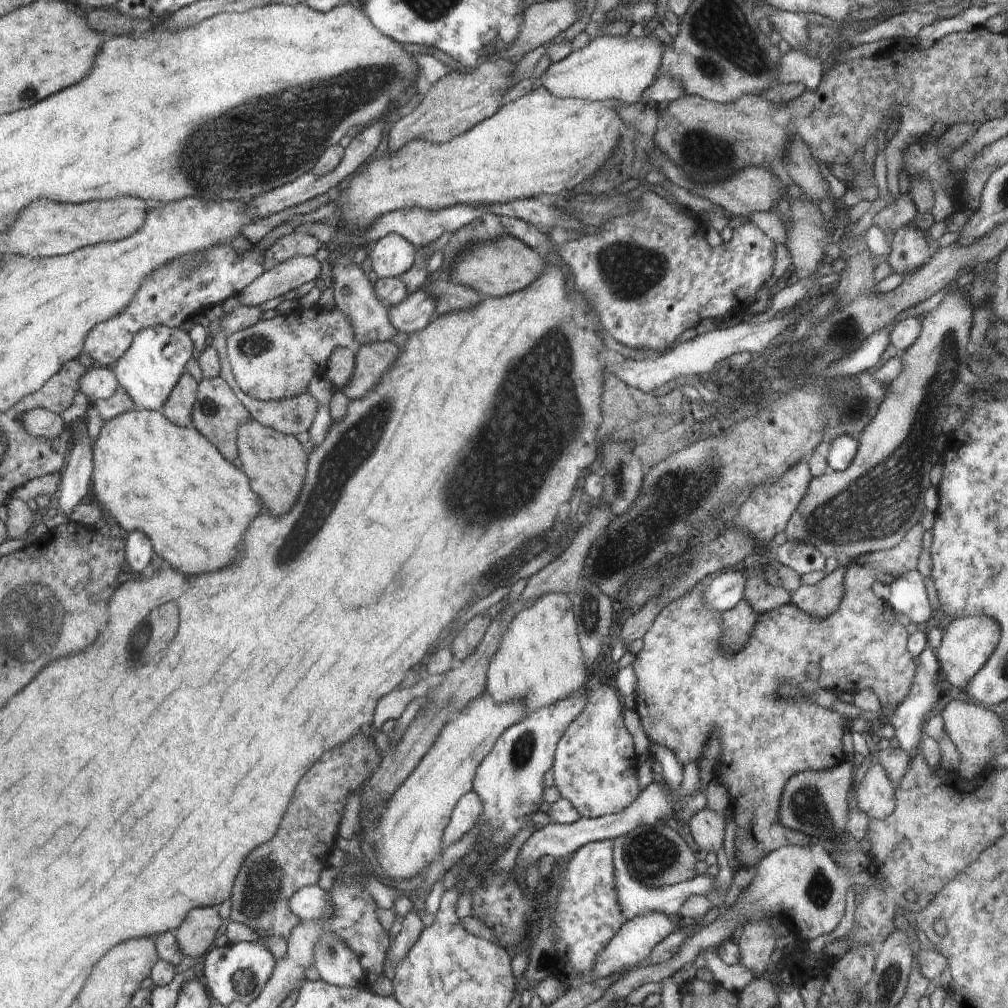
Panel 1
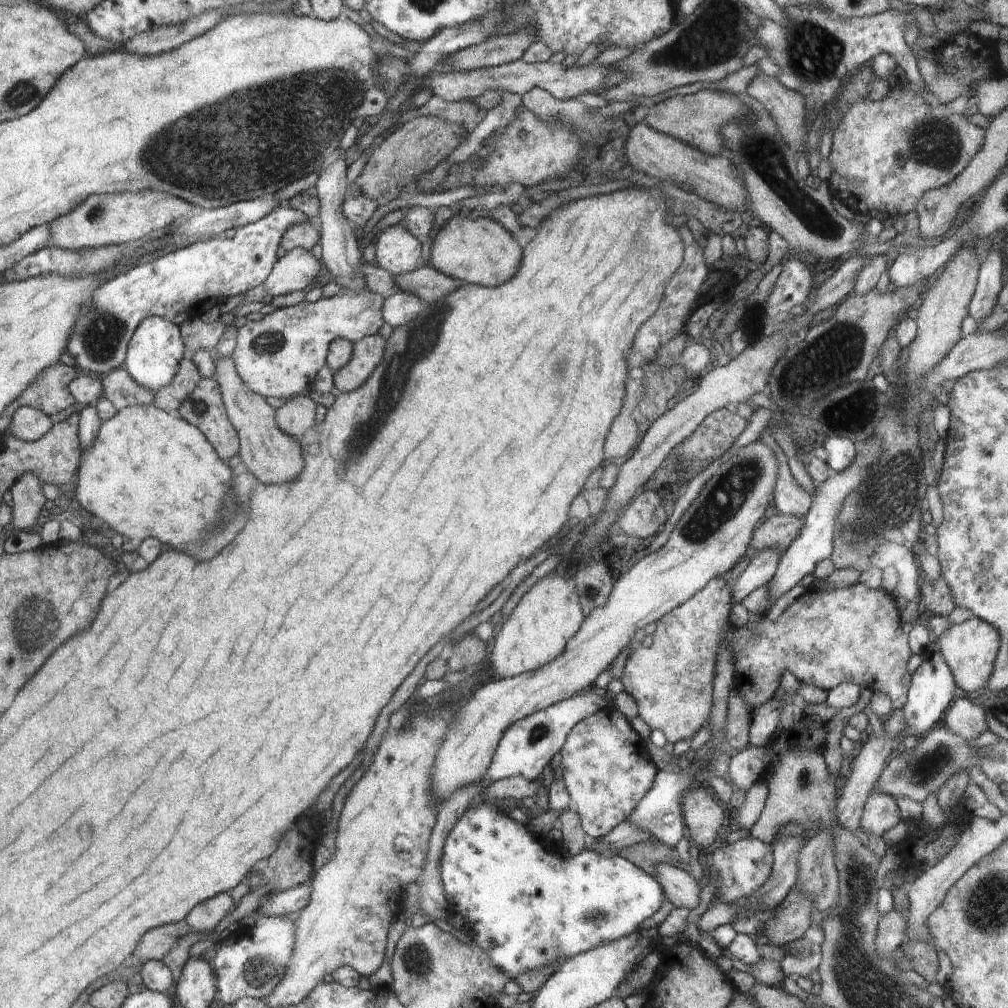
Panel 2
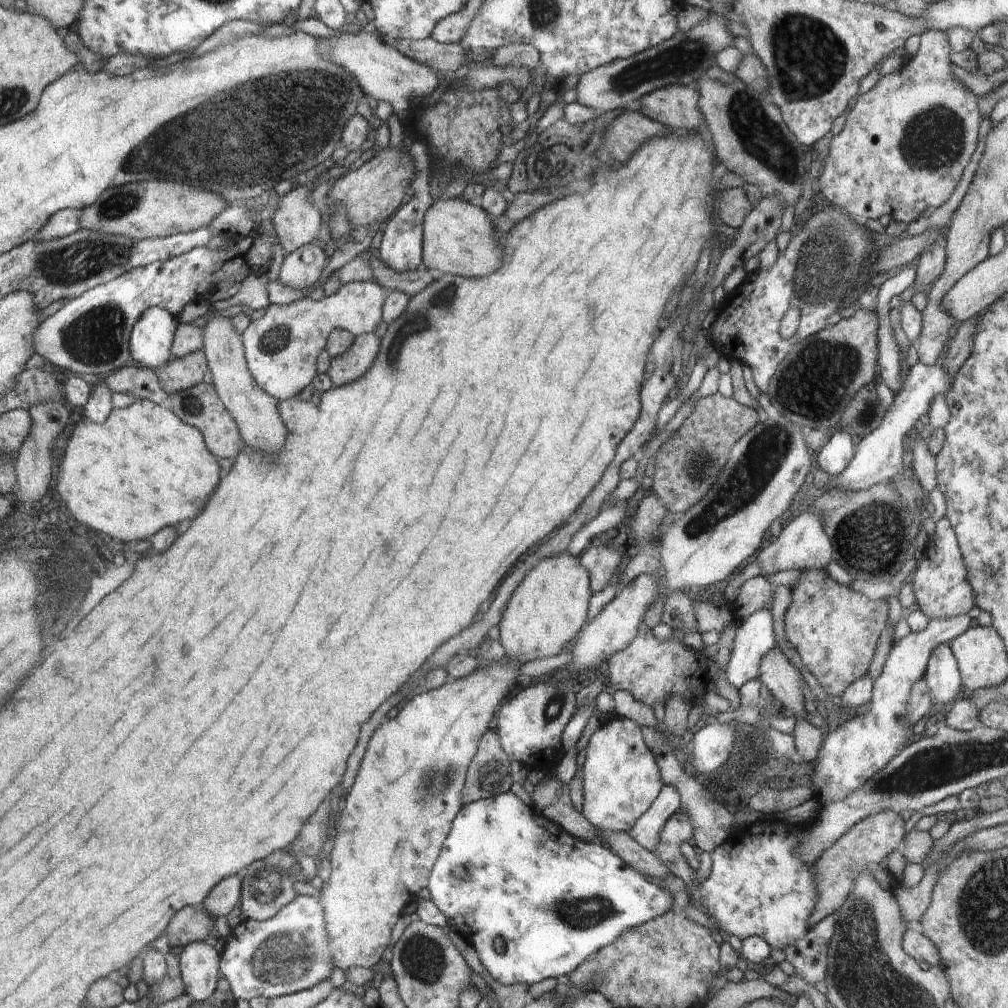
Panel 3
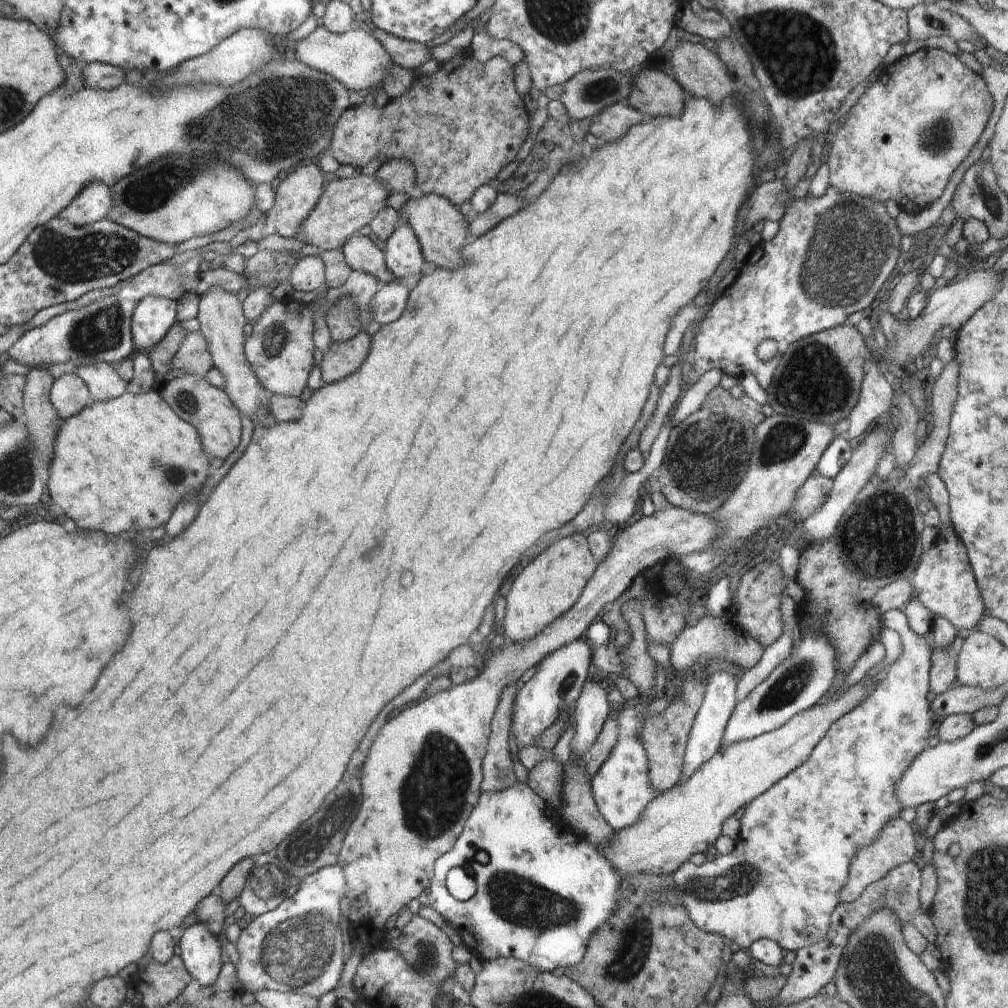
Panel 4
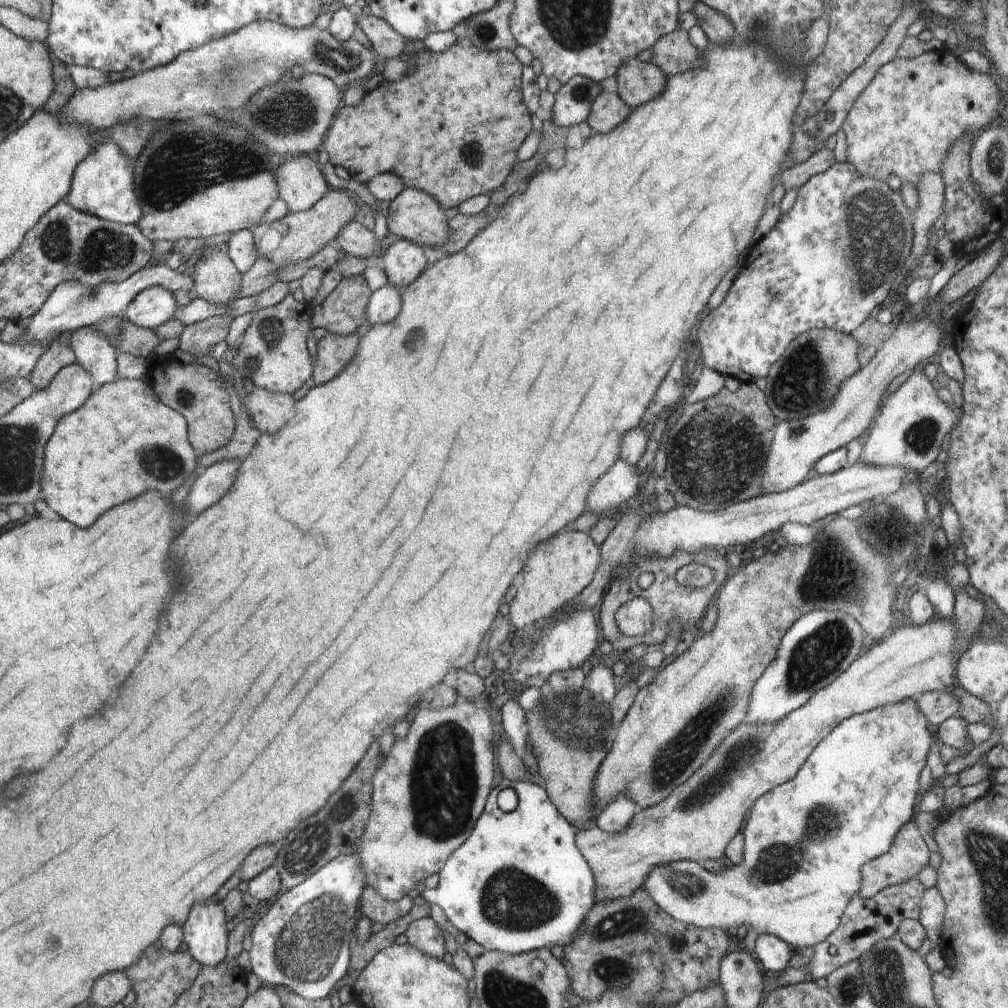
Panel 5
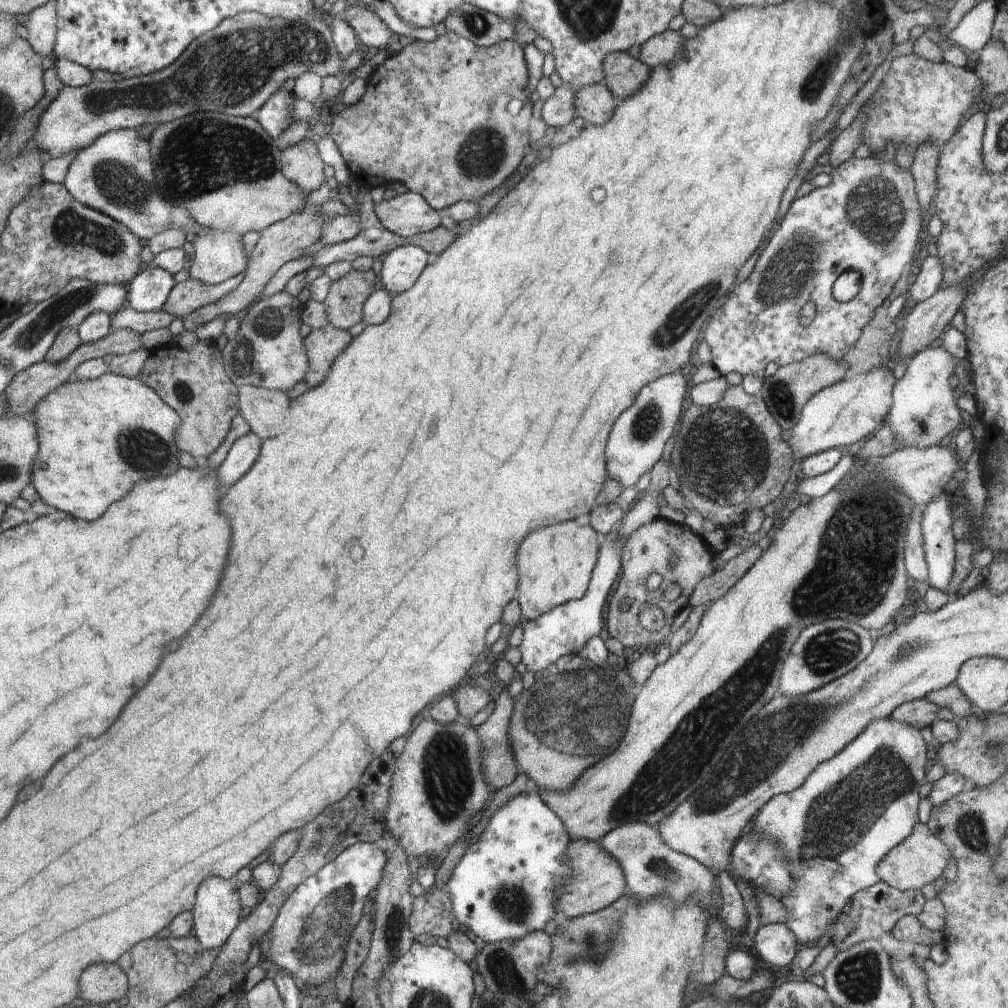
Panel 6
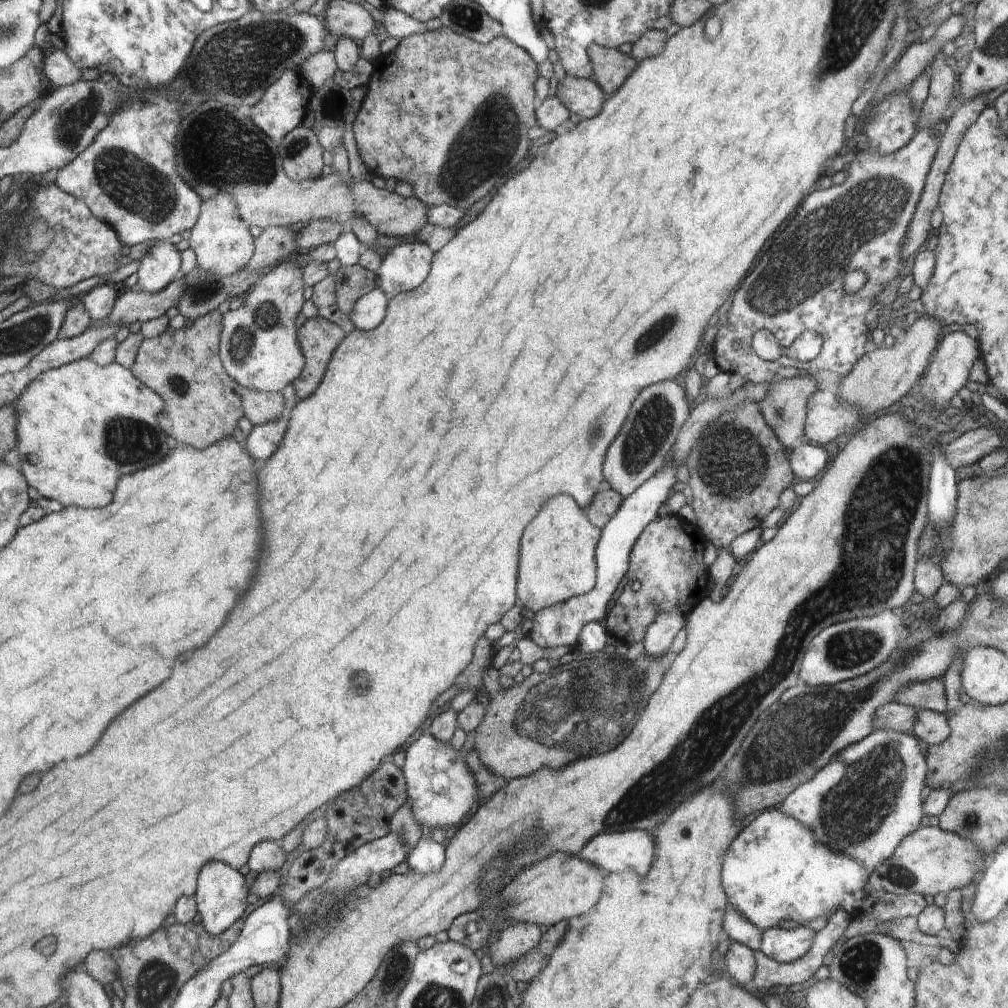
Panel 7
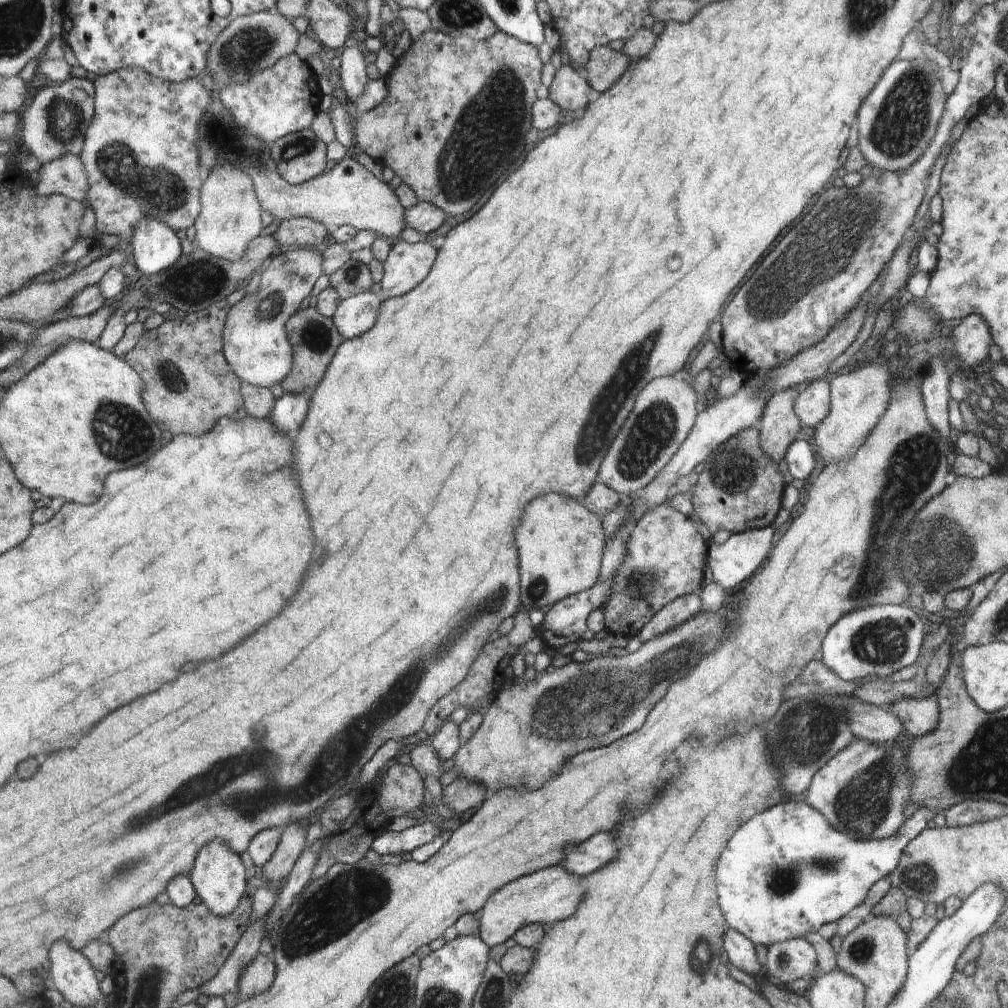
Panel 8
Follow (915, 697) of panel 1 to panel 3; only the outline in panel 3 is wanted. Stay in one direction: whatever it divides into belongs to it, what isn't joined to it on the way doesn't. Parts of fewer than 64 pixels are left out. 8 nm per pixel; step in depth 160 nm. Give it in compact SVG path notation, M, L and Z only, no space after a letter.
M949 644L934 647L923 678L929 686L933 707L961 697L963 690L957 660Z

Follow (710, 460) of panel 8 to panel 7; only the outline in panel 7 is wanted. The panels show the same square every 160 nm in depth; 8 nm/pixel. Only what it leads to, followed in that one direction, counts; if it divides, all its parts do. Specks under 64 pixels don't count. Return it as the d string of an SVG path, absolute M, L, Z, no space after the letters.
M745 403L741 407L722 413L706 427L691 450L685 460L690 472L687 484L692 489L692 506L698 516L698 525L703 526L708 540L716 548L724 548L731 553L729 548L734 540L752 528L760 526L766 514L778 506L780 494L792 484L794 474L788 464L786 450L782 448L782 443L765 421L761 407L756 403Z

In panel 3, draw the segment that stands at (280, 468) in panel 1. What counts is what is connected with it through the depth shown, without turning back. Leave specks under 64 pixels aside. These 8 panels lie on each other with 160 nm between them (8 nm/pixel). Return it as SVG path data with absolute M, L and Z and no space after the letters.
M215 314L207 320L206 325L203 324L202 349L209 359L210 372L212 372L214 386L217 386L217 393L237 422L247 446L269 455L279 453L285 446L285 440L289 434L288 427L280 415L278 400L255 381L245 357L242 334L237 331L230 316Z

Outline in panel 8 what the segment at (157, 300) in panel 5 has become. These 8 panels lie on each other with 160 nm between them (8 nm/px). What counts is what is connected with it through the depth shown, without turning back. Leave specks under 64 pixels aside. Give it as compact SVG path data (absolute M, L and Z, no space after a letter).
M144 217L137 230L132 233L129 243L131 261L136 264L139 275L148 276L150 280L158 273L164 272L180 258L180 240L174 234L174 229L162 222L162 219Z

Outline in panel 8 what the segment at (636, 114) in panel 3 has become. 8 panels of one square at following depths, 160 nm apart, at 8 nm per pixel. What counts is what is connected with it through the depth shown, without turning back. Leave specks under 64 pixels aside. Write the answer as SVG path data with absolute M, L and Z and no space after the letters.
M562 65L548 85L547 97L561 110L578 110L588 104L588 82L571 65Z

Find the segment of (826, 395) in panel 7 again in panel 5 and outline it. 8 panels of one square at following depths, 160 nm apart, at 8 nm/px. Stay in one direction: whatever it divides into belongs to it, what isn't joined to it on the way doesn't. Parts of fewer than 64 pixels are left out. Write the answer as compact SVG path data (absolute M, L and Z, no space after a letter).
M927 315L921 317L923 320L908 326L900 320L893 336L876 349L870 363L840 385L829 407L803 419L779 423L765 463L763 494L787 491L803 483L813 473L812 468L819 458L845 447L850 440L859 440L858 437L866 432L878 416L881 401L887 395L886 389L892 379L904 372L922 368L931 356L938 353L937 324L924 319Z

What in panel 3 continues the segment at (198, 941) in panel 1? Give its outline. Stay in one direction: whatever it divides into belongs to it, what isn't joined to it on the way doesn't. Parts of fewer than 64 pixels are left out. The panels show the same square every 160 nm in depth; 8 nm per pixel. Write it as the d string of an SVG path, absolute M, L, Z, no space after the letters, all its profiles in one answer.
M240 873L232 874L214 890L214 894L206 897L202 907L211 916L213 922L220 916L230 914L239 904L241 897L242 876Z

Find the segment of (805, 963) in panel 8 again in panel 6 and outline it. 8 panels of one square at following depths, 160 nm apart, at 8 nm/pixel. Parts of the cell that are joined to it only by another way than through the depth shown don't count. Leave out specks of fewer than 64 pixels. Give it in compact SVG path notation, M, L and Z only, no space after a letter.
M786 923L760 926L752 939L760 954L760 961L772 970L788 967L798 946L797 936Z

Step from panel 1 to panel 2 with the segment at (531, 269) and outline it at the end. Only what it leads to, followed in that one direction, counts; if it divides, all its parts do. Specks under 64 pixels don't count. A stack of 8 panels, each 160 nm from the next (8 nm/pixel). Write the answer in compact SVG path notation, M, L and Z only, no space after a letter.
M453 215L434 237L430 246L428 264L445 275L463 283L485 287L504 284L520 268L524 250L509 231L489 217L465 217Z

